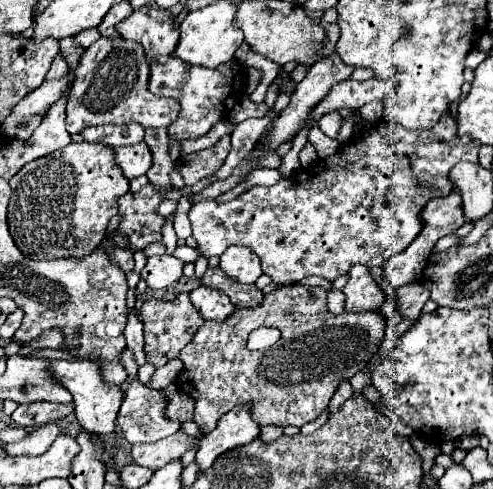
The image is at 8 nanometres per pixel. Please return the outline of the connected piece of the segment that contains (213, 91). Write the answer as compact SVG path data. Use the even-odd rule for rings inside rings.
M145 6L141 10L135 10L127 20L123 20L117 26L117 30L121 38L135 40L147 52L147 62L151 64L151 76L147 88L153 94L175 98L181 106L177 120L167 128L169 140L183 142L205 136L213 128L213 124L217 124L233 108L237 98L245 92L243 90L245 85L241 82L245 79L244 67L235 59L219 65L219 68L193 66L189 76L189 64L183 64L183 60L173 56L175 44L179 42L179 28L175 24L175 16L169 10L157 6ZM227 96L235 100L227 100Z

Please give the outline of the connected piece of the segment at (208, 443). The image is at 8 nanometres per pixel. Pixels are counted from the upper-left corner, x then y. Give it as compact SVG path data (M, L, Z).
M241 404L239 408L227 412L217 422L217 428L201 440L201 448L195 456L195 462L199 464L199 472L211 468L211 464L219 454L237 448L241 444L249 444L259 436L259 432L261 426L255 424L251 416L251 404Z

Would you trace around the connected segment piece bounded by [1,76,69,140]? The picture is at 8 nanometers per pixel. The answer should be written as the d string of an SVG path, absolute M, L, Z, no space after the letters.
M57 78L57 80L45 80L39 88L29 92L19 104L15 104L13 112L5 118L1 124L1 130L9 138L29 140L35 128L41 124L47 108L59 100L61 94L65 94L69 88L69 78Z

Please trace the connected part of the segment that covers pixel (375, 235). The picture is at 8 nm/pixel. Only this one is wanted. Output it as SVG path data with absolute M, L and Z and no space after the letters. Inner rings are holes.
M449 112L429 130L407 130L385 120L361 130L333 156L317 160L311 168L303 168L291 178L281 178L273 186L253 186L229 202L201 200L189 210L193 236L199 244L197 248L205 258L211 258L221 256L233 244L247 246L259 256L263 274L271 276L275 284L297 284L313 274L333 282L337 276L347 274L353 264L363 264L367 268L383 266L389 258L403 252L423 228L419 210L423 210L431 198L423 196L423 192L415 192L415 184L431 184L431 188L439 188L439 192L447 196L453 190L449 180L451 168L461 160L477 162L475 142L457 136L455 130L455 118Z

